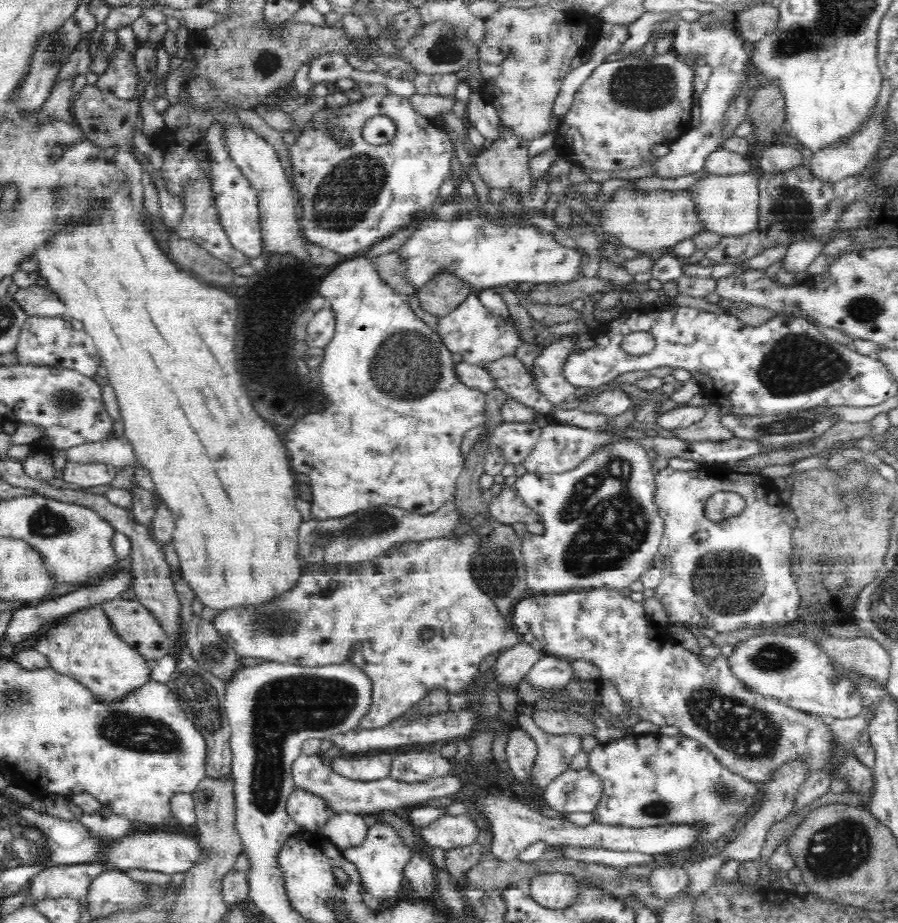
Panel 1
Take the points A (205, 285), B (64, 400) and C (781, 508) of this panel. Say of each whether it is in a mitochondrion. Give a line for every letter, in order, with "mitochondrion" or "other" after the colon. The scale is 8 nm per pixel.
A: other
B: mitochondrion
C: other

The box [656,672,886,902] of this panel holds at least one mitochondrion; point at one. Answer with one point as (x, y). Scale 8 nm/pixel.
(750, 733)

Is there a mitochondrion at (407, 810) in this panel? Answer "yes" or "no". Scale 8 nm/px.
no

